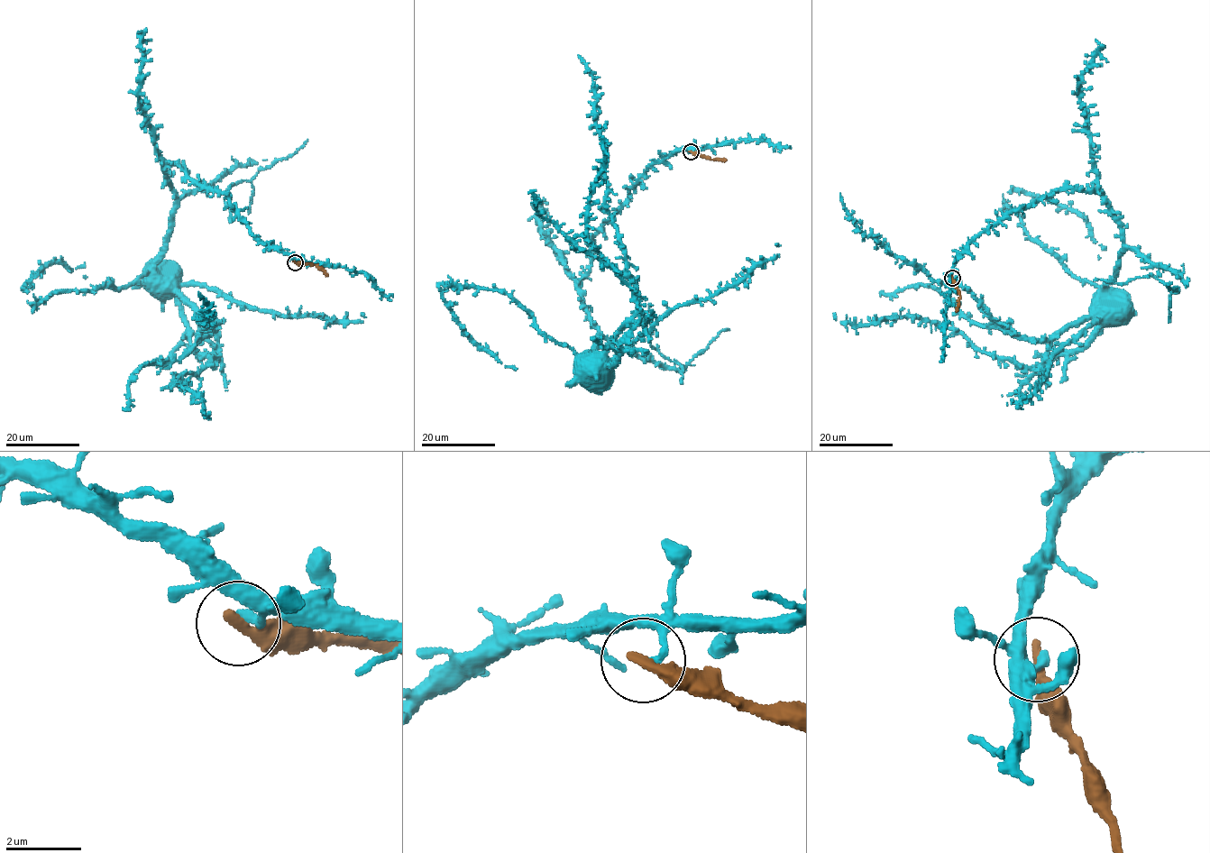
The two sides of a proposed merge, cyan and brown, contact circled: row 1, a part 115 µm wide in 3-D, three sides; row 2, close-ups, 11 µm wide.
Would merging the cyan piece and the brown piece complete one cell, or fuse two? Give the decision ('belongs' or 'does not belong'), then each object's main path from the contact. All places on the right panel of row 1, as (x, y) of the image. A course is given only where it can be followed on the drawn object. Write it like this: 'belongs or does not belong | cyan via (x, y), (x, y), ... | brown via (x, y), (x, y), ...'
does not belong | cyan via (953, 278), (969, 243), (1009, 213), (1056, 190), (1095, 189), (1122, 238), (1118, 270), (1105, 287), (1113, 299) | brown via (952, 278), (959, 296), (957, 312)

